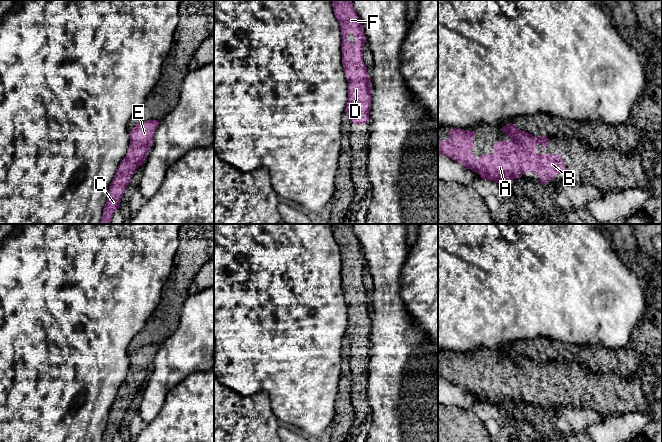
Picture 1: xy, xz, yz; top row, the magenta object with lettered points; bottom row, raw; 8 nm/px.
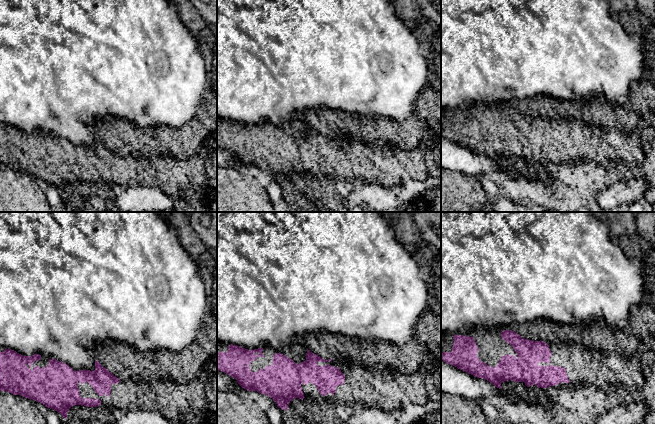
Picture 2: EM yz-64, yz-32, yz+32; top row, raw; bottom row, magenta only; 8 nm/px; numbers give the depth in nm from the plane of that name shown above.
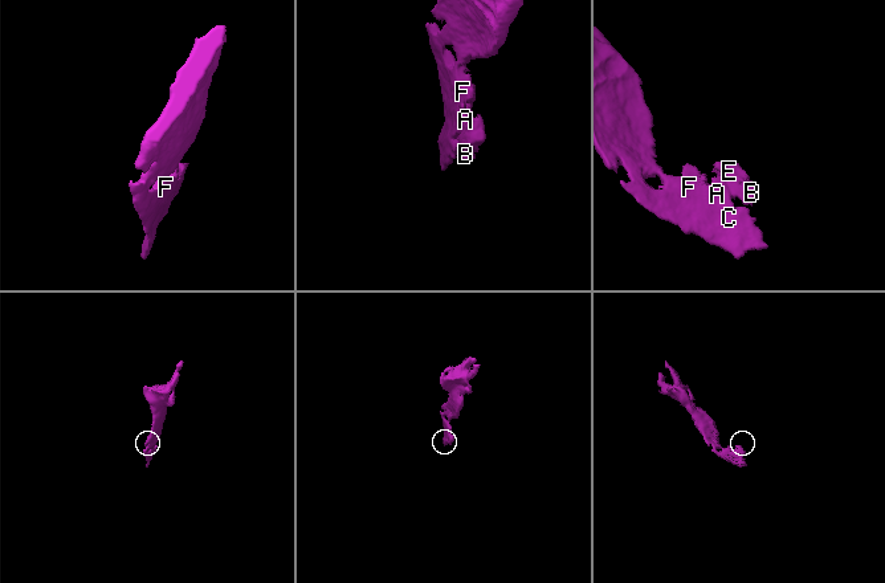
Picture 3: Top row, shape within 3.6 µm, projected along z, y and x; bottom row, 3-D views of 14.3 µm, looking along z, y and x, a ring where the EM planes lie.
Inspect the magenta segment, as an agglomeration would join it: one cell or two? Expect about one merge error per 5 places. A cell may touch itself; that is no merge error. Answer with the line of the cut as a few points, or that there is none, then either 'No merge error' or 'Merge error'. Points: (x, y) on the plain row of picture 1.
No split. No merge error

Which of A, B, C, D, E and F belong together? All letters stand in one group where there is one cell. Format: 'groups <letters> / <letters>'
groups A B C D E F

